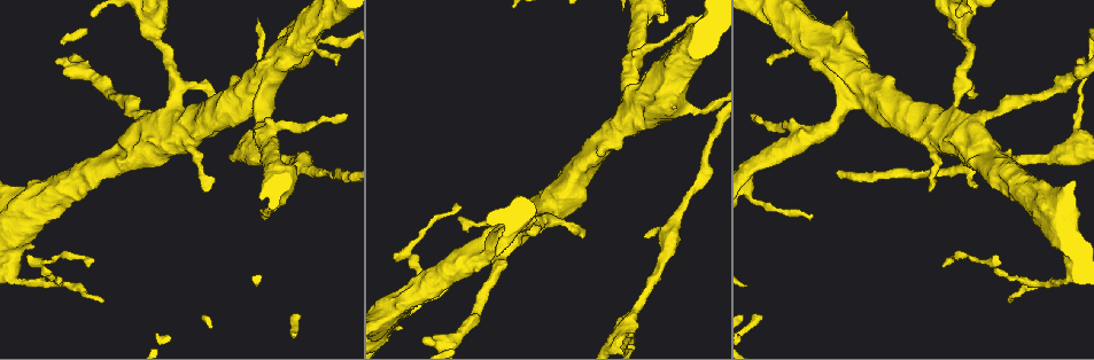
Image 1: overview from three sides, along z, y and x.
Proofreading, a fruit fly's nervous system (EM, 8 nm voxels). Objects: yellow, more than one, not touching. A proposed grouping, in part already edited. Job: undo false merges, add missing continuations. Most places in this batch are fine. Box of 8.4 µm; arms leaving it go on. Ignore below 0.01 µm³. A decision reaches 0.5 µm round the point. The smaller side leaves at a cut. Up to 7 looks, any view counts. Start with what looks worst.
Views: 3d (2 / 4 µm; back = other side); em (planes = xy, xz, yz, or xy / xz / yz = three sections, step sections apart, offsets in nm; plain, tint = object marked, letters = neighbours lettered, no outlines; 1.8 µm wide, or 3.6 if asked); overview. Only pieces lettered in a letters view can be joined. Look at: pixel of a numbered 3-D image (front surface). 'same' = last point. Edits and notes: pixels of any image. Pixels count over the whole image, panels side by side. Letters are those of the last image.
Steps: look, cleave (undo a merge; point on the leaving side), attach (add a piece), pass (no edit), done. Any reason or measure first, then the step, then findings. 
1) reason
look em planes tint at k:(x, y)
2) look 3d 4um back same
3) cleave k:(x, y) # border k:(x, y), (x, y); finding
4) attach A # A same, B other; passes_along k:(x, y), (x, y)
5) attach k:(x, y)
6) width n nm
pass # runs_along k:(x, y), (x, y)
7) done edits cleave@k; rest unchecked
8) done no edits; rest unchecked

free end
look em yz step 4 tint at 1:(976, 186)

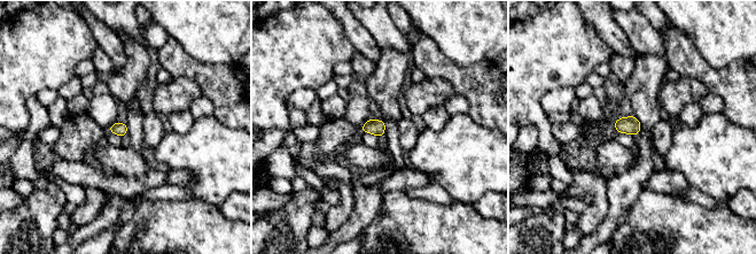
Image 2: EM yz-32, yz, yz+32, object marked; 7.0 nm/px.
look em planes letters same

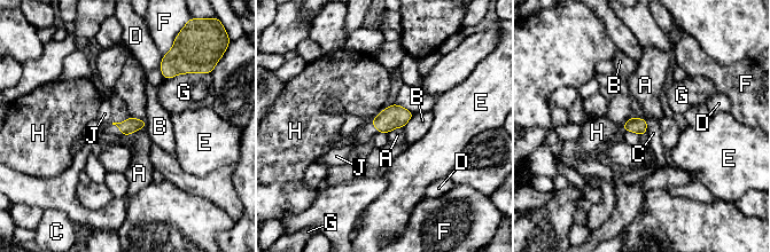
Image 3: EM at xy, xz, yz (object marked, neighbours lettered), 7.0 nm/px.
longest_contact G 160 nm
pass # A other, B other, C other, D other, E other, F other, G other, H other, J other; border 3:(646, 119), (646, 131), (644, 134); no lettered piece goes on from it

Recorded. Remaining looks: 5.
free end
look em xz step 4 tint at 1:(929, 192)

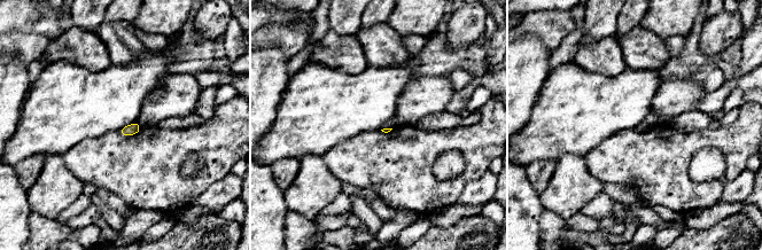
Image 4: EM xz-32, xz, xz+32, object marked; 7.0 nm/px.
another direction
look em planes letters same

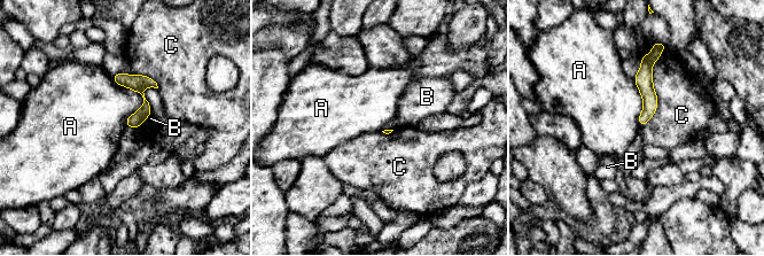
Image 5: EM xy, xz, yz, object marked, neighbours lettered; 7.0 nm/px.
pass # A other, B other, C other; border 5:(111, 76), (142, 98), (127, 126); none of them fits

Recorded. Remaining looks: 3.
sudden change in width
look em 3.6um xy step 4 tint at 1:(666, 90)

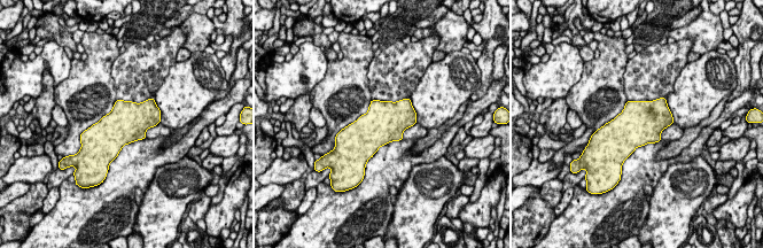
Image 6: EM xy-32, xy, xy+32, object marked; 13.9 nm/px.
look em 3.6um planes letters same

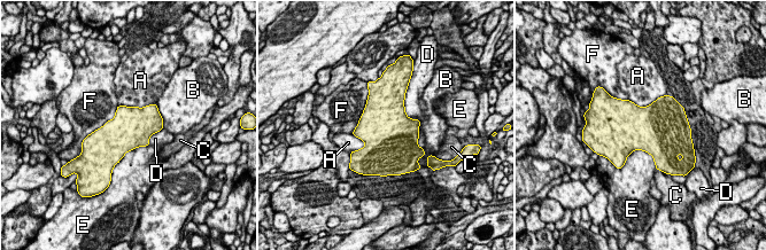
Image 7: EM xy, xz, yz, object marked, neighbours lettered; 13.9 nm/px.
longest_contact F 650 nm
pass # A other, B other, C other, D other, E other, F other; border 7:(369, 93), (360, 120), (350, 133); all the same cell

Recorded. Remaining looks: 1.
done no edits; rest unchecked

